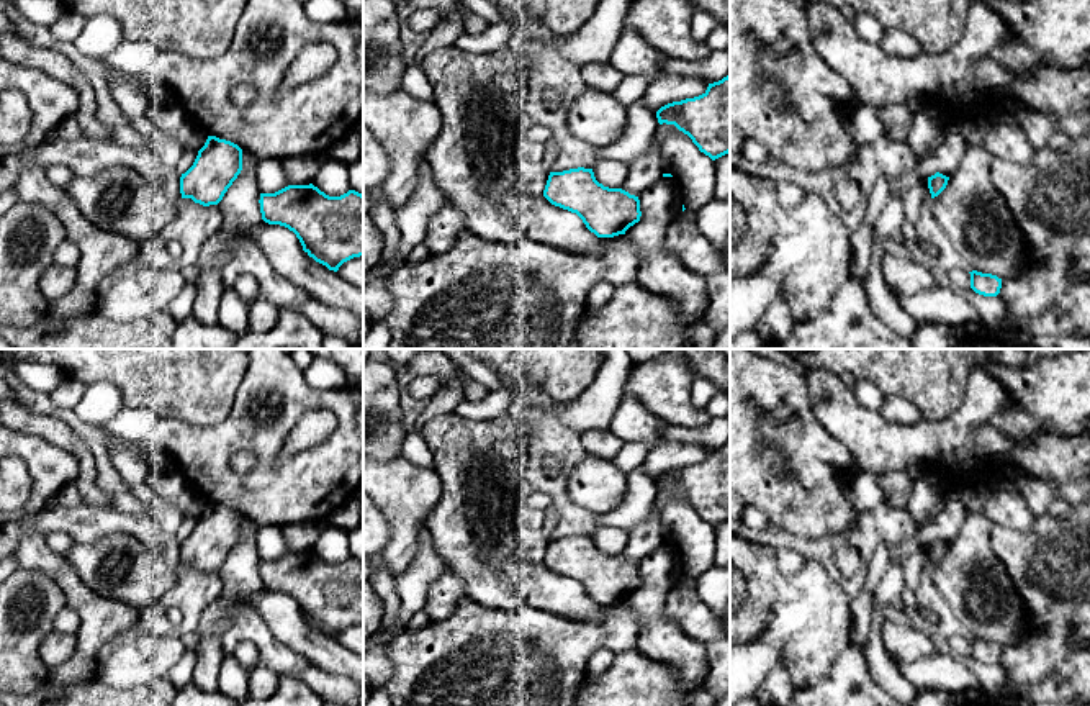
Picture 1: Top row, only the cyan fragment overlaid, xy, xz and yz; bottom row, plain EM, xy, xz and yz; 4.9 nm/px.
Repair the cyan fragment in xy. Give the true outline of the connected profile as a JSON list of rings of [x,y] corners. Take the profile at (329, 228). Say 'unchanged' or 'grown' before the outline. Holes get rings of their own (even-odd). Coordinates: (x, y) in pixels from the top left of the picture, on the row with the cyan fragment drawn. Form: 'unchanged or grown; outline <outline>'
unchanged; outline [[[313,183],[288,185],[275,193],[260,193],[262,219],[268,224],[288,228],[300,239],[303,251],[316,262],[337,272],[339,267],[363,256],[363,195],[349,190],[340,197],[329,197]]]

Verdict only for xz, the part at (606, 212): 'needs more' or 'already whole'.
already whole

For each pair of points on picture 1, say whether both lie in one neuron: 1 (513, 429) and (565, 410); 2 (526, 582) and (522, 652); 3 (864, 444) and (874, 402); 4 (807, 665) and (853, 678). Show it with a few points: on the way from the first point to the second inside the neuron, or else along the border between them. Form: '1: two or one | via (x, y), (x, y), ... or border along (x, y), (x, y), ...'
1: two | border along (526, 411), (531, 416)
2: two | border along (529, 606), (567, 618)
3: two | border along (850, 389), (860, 403), (879, 411)
4: two | border along (850, 642), (819, 680), (796, 688)

